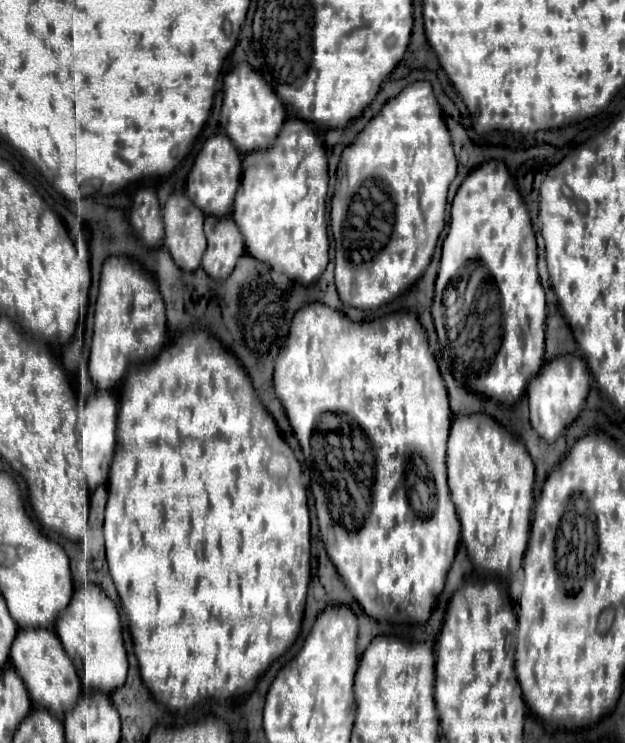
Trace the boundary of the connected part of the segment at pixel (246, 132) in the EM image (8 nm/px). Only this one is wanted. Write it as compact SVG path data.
M240 62L236 64L226 76L224 76L224 98L222 98L222 110L220 110L220 126L230 136L238 152L248 154L256 148L266 148L276 138L282 122L286 118L284 102L276 96L272 86L248 64Z

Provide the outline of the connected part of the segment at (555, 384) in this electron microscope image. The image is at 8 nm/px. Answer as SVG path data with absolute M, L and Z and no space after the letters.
M564 354L556 356L550 362L544 362L544 372L532 380L528 386L526 396L529 405L530 428L538 432L546 442L554 442L564 428L578 416L590 388L590 372L582 358Z

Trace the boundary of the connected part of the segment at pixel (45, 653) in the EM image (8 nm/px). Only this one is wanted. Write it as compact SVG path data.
M24 628L18 632L12 652L10 652L10 662L22 676L30 698L36 706L48 708L52 714L62 716L66 714L76 700L80 698L80 678L76 676L76 668L68 656L64 656L64 648L60 648L60 640L56 640L56 632L52 628Z

